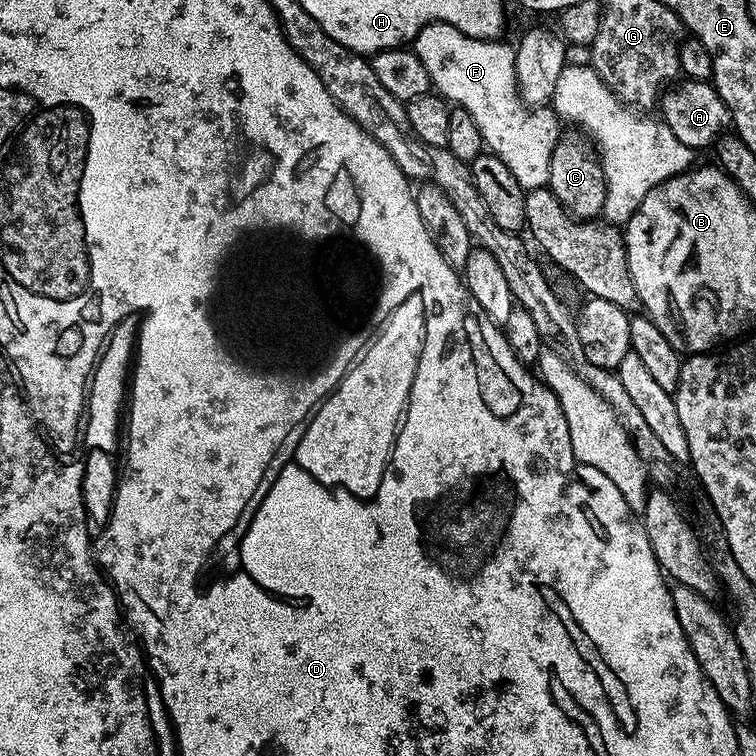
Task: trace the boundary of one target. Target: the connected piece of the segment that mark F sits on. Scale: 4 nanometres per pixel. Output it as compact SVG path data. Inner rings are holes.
M436 22L428 23L418 32L412 43L412 51L418 54L430 73L435 91L444 99L467 110L477 123L485 147L493 155L502 158L519 185L529 192L548 185L550 158L562 135L562 124L551 107L538 106L531 111L529 105L525 104L517 86L516 49L511 43L508 45L504 42L470 38L449 23Z

